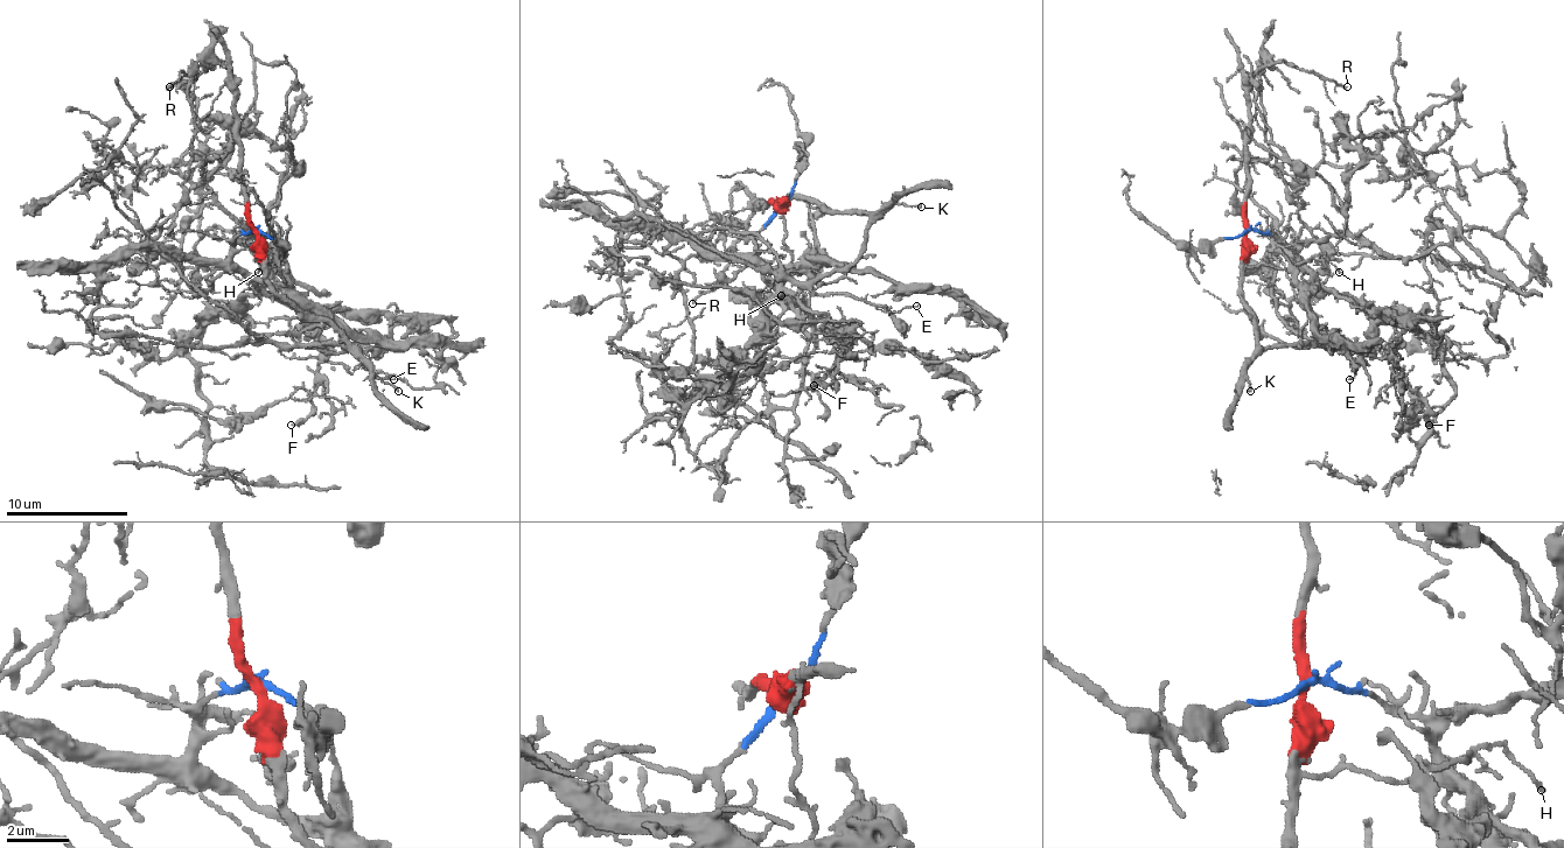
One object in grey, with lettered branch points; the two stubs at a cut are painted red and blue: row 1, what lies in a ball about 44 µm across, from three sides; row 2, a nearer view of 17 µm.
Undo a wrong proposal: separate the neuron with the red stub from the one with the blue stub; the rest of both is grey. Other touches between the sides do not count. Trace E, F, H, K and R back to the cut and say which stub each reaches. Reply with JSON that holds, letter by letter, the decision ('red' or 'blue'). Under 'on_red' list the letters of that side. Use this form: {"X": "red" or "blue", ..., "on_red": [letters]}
{"E": "red", "F": "blue", "H": "red", "K": "red", "R": "red", "on_red": ["E", "H", "K", "R"]}

